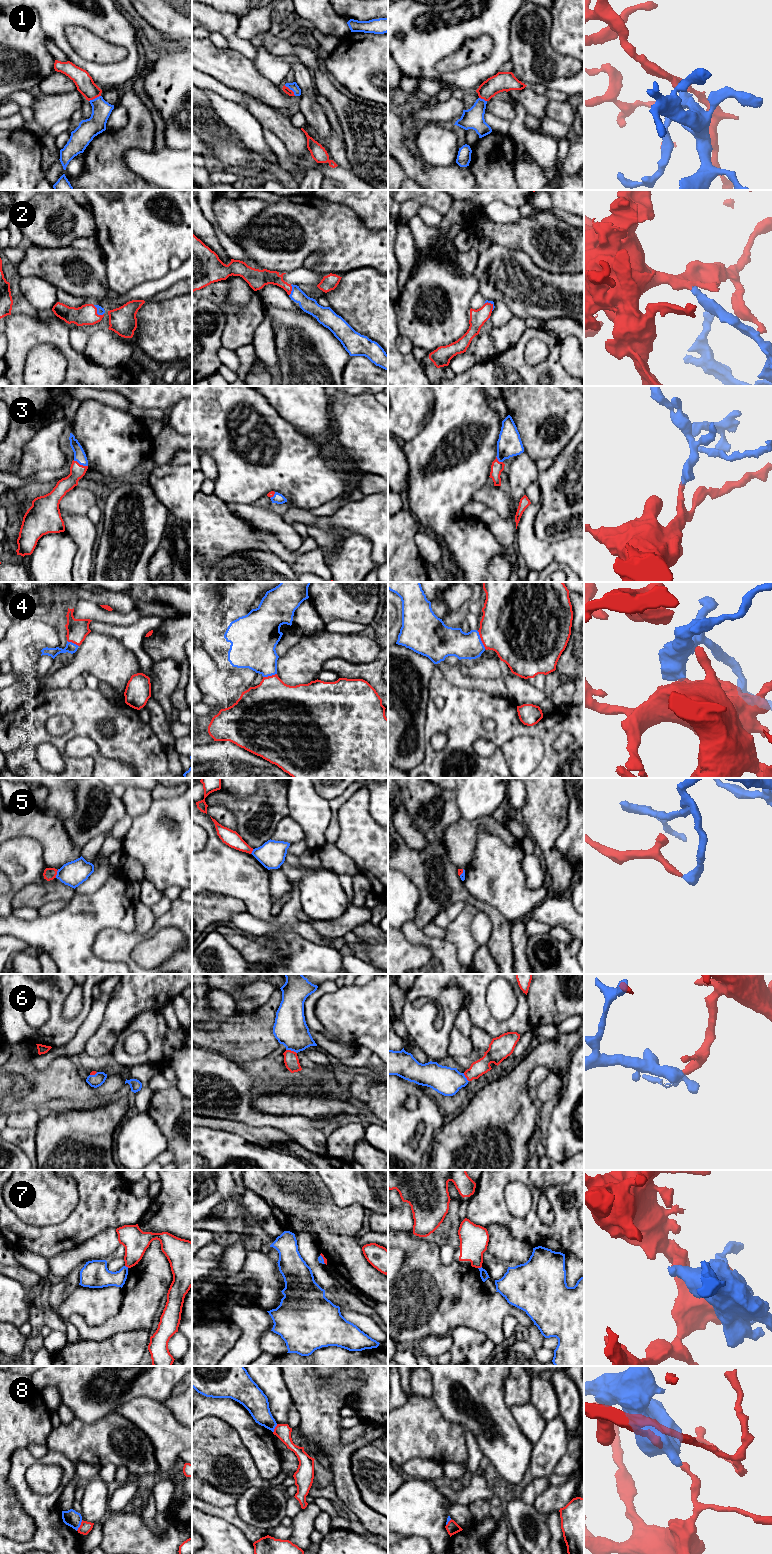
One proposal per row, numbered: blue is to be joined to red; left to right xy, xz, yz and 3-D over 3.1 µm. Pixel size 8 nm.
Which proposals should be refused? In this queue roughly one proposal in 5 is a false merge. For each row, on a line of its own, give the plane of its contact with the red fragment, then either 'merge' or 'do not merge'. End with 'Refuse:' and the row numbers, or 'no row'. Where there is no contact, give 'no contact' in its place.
1: contact in xz; merge
2: contact in xy; merge
3: contact in xy; merge
4: contact in yz; merge
5: contact in xy; do not merge
6: contact in xz; merge
7: contact in yz; do not merge
8: contact in xy; do not merge
Refuse: 5, 7, 8

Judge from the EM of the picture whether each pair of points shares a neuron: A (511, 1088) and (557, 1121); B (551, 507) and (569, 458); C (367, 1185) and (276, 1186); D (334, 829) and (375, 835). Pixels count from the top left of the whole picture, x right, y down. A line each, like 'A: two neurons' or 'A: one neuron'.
A: two neurons
B: one neuron
C: two neurons
D: two neurons

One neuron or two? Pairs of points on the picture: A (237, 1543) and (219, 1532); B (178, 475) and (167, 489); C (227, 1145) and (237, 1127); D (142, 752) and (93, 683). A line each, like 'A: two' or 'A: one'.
A: one
B: one
C: two
D: two

